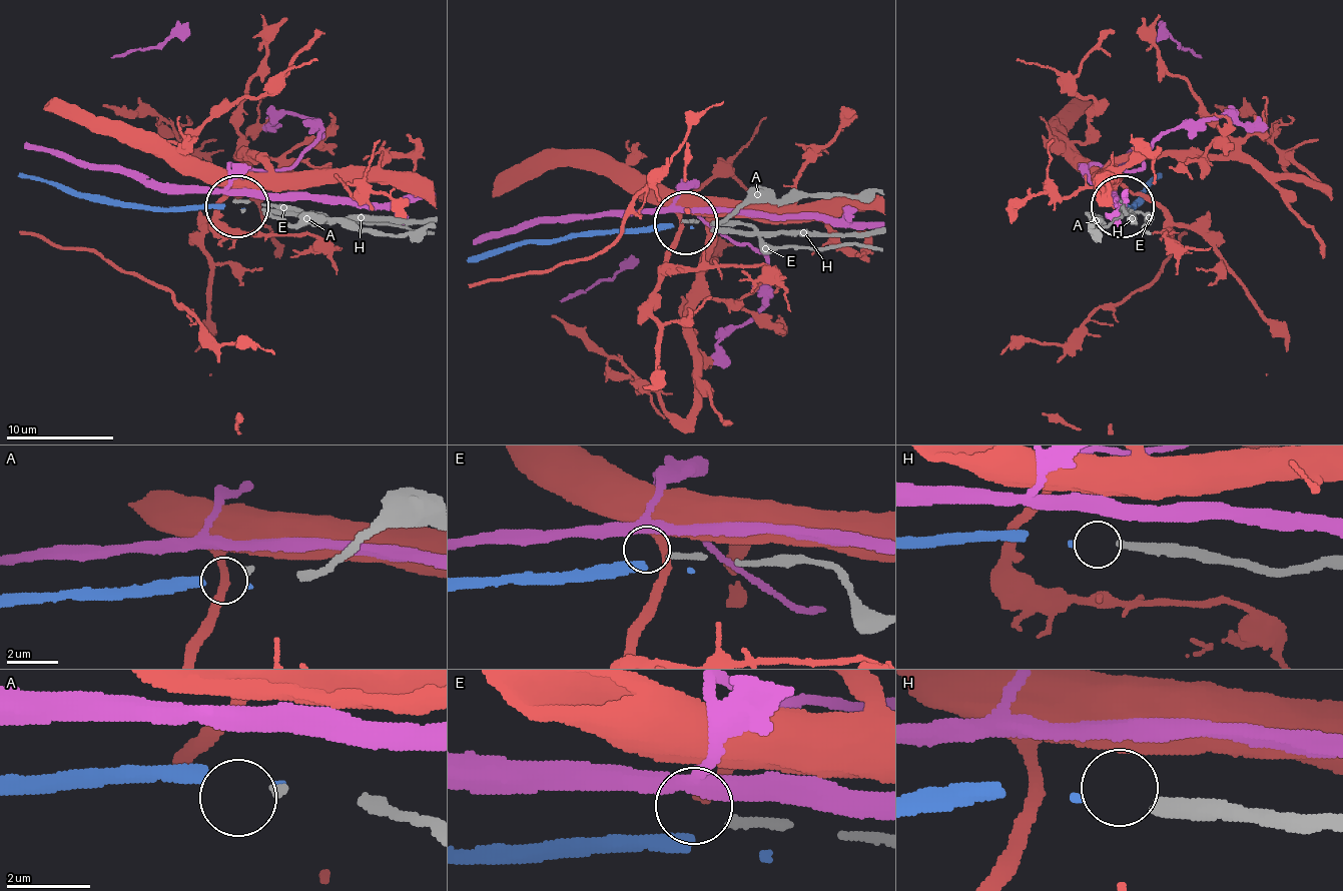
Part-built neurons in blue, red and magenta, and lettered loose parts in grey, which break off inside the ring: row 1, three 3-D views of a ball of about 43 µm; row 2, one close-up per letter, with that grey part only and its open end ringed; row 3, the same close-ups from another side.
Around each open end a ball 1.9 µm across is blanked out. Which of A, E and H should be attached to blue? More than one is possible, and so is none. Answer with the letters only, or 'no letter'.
H

